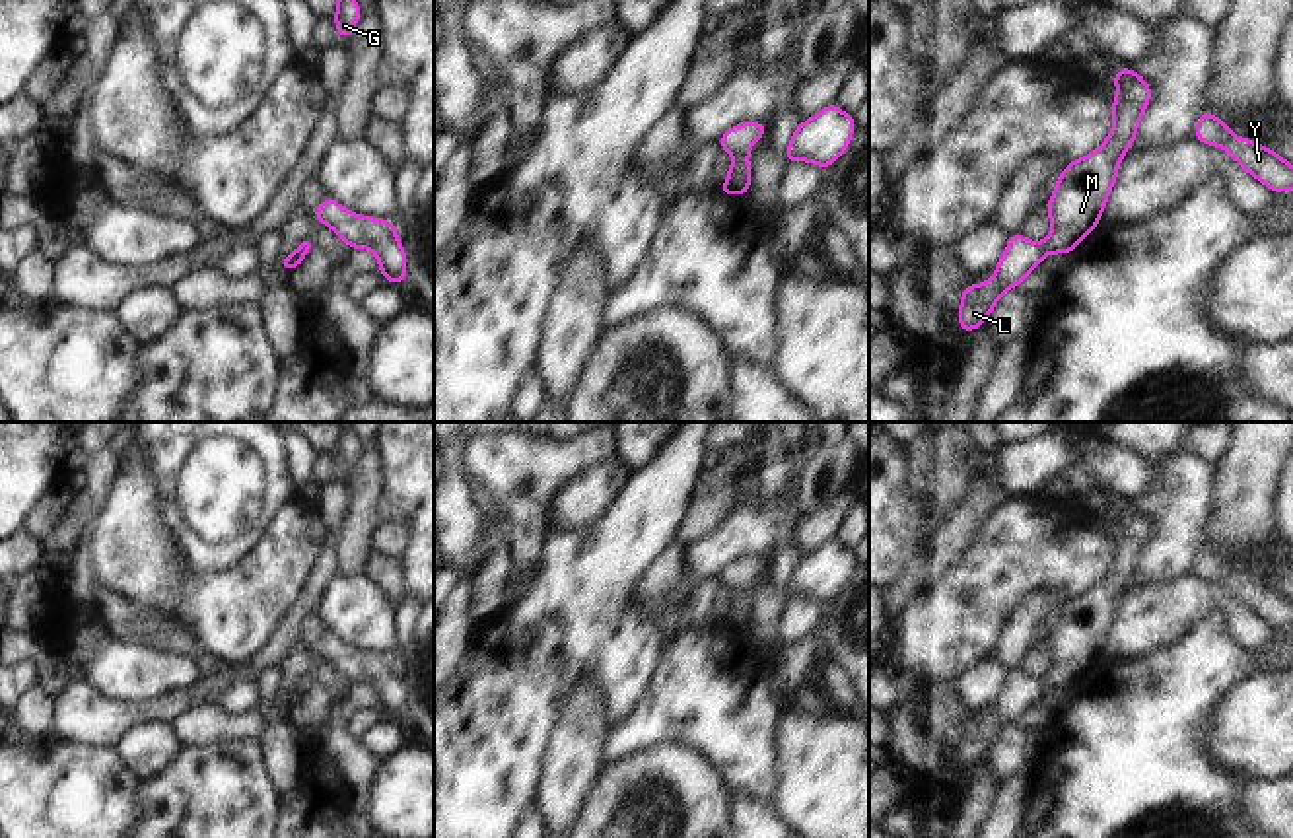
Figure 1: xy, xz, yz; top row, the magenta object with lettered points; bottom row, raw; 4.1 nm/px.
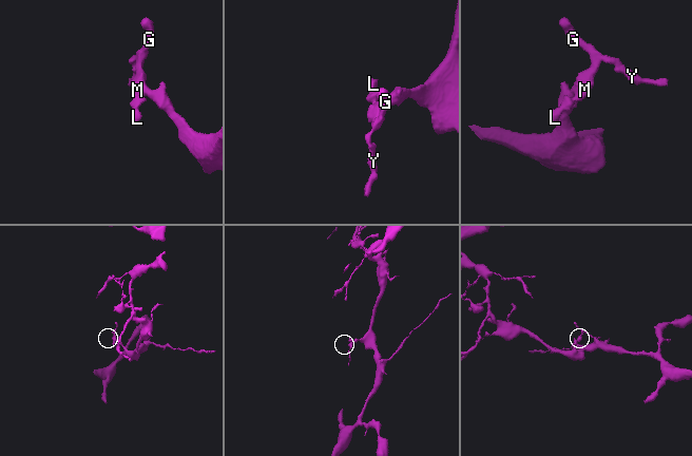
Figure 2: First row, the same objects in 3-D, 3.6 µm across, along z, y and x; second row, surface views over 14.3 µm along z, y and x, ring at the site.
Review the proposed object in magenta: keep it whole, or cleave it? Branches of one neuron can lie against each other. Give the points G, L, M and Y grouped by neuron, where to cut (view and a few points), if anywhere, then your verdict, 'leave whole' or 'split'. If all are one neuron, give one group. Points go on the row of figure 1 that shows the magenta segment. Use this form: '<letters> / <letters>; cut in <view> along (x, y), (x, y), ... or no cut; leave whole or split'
G L M Y; no cut; leave whole

